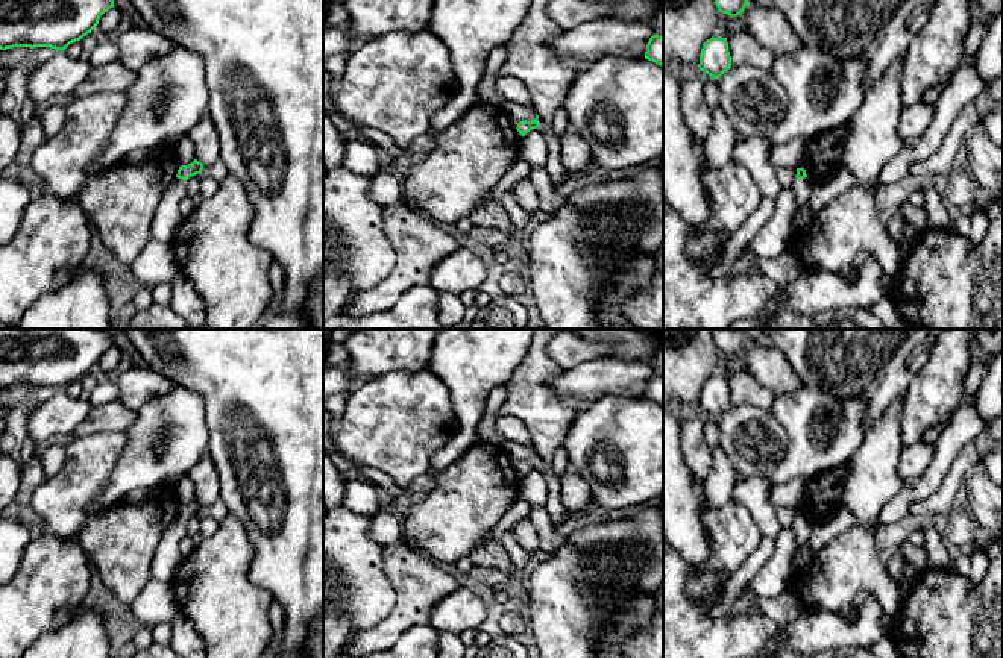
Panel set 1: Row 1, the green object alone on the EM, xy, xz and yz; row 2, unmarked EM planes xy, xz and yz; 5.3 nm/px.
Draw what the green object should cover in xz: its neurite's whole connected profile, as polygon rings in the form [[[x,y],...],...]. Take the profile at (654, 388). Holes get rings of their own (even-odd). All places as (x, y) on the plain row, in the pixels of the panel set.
[[[652,374],[646,384],[645,399],[656,402],[663,408],[663,378]]]

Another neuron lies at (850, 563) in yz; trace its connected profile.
[[[901,393],[886,406],[850,461],[844,506],[856,517],[856,525],[791,575],[788,587],[809,611],[847,613],[856,593],[863,590],[876,597],[883,614],[898,614],[898,585],[882,564],[874,537],[880,511],[907,487],[898,470],[904,403],[906,393]]]

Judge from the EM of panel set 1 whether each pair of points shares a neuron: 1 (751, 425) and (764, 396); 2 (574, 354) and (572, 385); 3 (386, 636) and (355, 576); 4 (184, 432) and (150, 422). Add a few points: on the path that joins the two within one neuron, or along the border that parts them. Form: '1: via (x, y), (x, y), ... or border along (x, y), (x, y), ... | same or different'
1: border along (732, 405), (756, 405), (770, 411) | different
2: border along (609, 355), (587, 358), (563, 370) | different
3: border along (395, 590), (395, 605), (349, 642) | different
4: via (176, 423), (166, 419), (160, 422) | same

